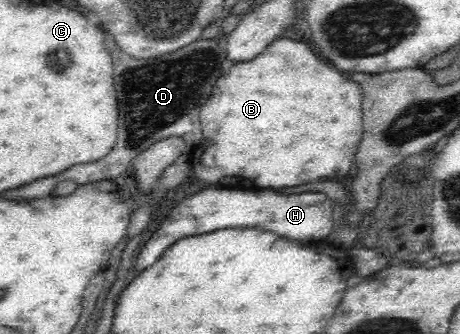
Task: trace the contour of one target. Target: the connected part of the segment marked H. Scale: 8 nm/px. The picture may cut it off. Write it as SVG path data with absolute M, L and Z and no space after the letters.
M198 190L176 205L153 232L139 253L134 270L140 274L150 268L174 243L191 236L208 234L222 229L262 229L274 232L291 242L307 244L326 238L332 232L332 208L328 195L318 191L304 194L278 194L272 190L240 192L240 190Z

